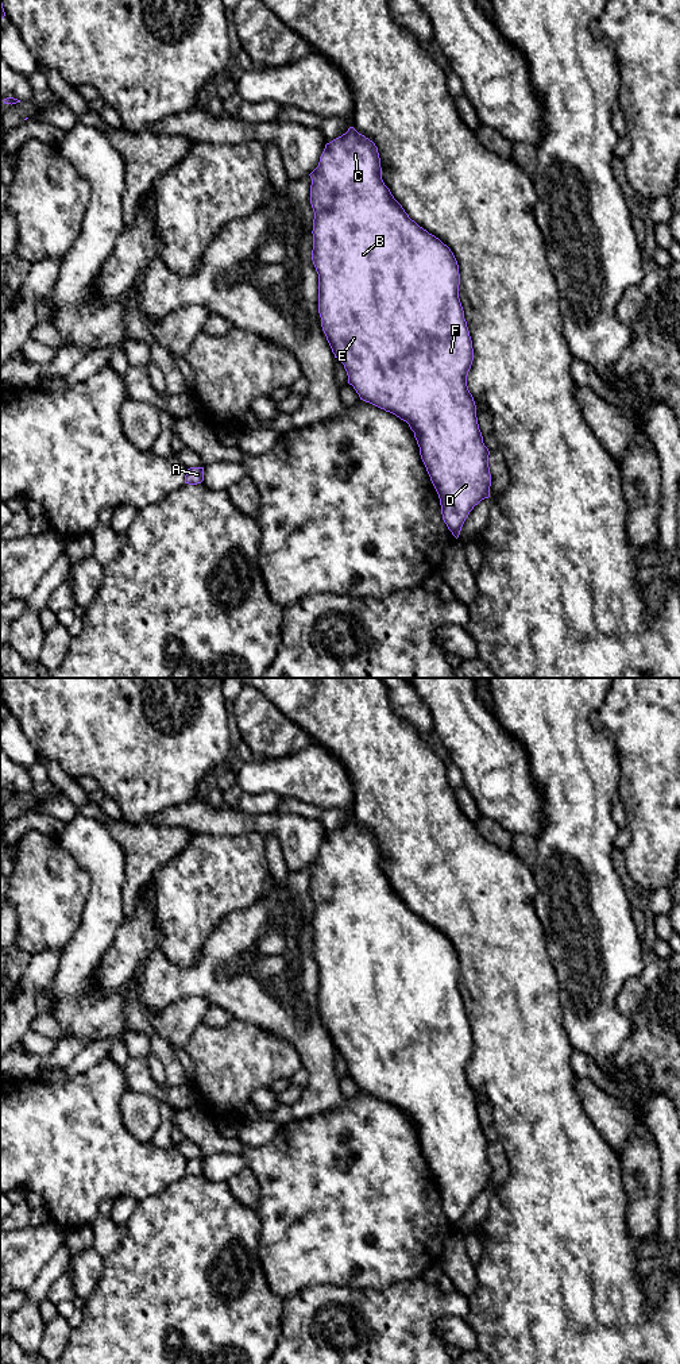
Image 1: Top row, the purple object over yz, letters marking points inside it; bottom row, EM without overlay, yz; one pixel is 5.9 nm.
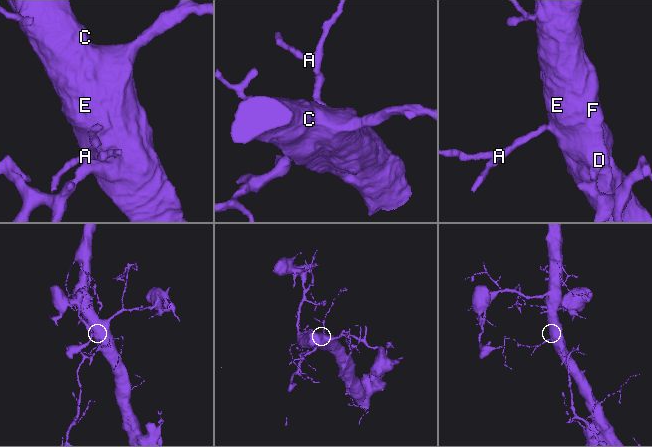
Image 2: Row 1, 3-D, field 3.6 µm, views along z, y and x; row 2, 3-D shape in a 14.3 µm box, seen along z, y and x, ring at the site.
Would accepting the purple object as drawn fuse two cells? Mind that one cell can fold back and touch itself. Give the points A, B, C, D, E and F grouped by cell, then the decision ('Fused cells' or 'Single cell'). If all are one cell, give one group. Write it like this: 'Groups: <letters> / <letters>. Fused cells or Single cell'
Groups: A B C D E F. Single cell

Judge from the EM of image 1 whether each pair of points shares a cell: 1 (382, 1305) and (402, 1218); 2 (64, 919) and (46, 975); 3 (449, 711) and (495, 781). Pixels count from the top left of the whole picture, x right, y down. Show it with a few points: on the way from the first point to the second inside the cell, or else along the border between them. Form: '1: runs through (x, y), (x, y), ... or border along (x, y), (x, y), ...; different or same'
1: border along (416, 1278), (395, 1280), (382, 1290), (354, 1289); different
2: border along (60, 951), (42, 950), (33, 956); different
3: runs through (467, 728), (493, 763); same

